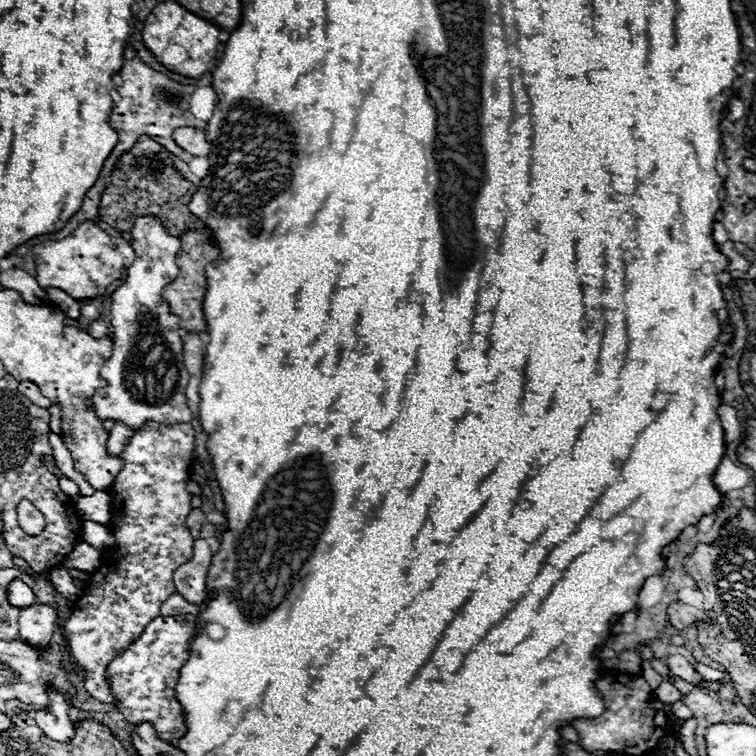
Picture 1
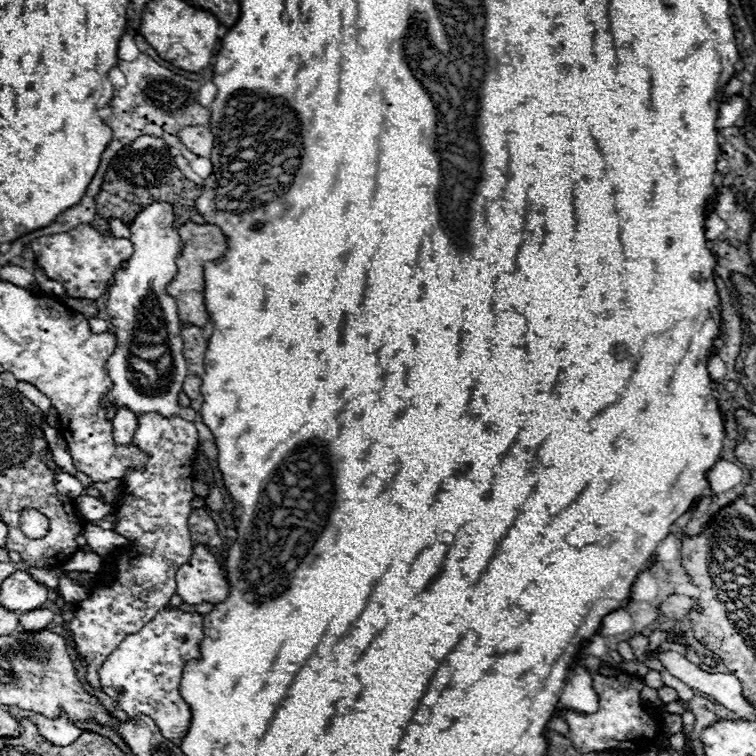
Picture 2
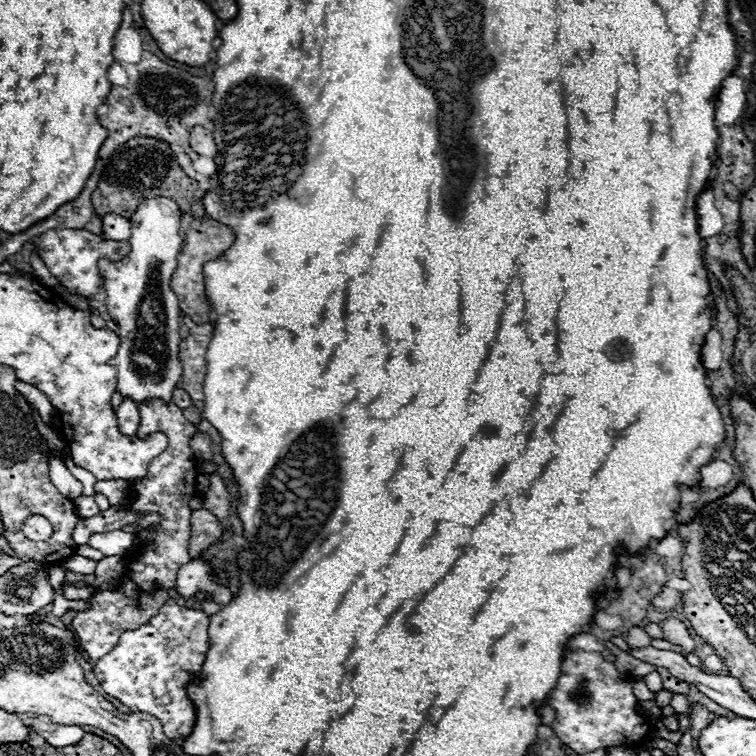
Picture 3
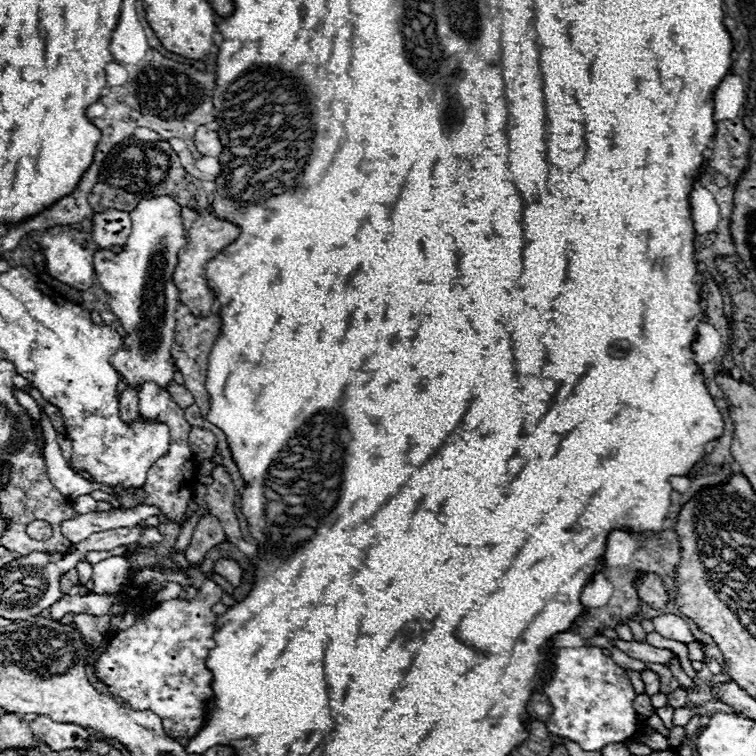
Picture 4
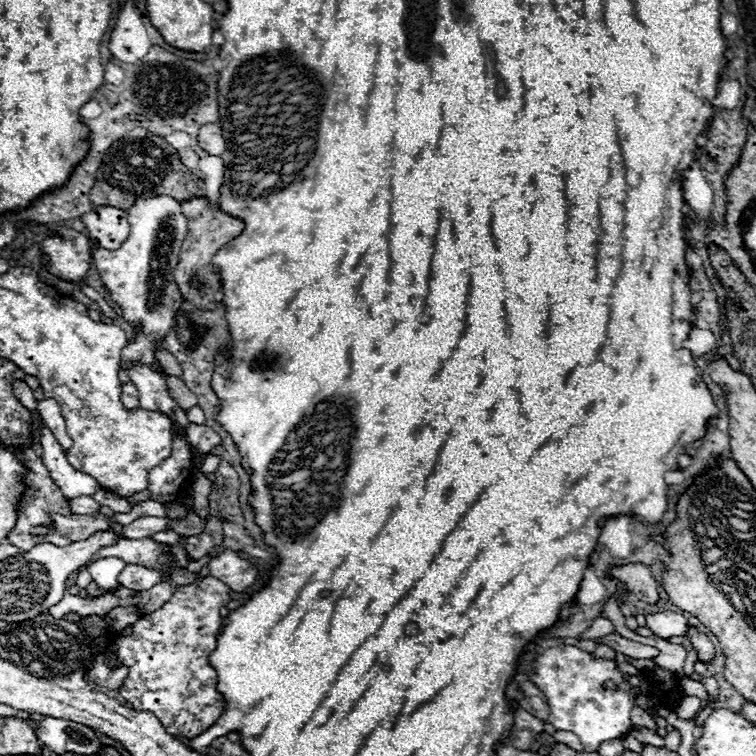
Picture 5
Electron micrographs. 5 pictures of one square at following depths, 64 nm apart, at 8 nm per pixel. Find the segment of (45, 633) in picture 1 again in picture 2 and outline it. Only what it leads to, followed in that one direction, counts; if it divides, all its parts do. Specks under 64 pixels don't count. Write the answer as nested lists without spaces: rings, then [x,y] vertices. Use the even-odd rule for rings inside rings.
[[[32,610],[32,612],[26,612],[26,614],[20,614],[20,622],[22,622],[22,628],[24,630],[40,630],[40,628],[46,628],[50,622],[52,622],[52,610]]]

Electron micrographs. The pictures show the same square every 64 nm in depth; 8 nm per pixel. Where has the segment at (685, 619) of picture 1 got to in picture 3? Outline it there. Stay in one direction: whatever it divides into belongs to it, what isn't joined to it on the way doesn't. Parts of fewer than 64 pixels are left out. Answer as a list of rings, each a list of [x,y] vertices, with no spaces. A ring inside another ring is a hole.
[[[664,586],[662,592],[652,598],[652,606],[654,606],[658,612],[668,612],[668,610],[672,610],[676,604],[680,604],[680,602],[682,602],[682,594],[676,592],[676,590],[672,590],[672,588],[668,588],[668,586]]]

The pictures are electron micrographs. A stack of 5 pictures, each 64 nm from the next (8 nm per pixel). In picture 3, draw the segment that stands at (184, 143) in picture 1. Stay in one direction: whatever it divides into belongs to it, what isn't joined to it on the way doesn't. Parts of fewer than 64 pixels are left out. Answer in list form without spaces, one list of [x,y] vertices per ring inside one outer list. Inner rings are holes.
[[[196,126],[192,128],[190,132],[190,146],[194,152],[198,152],[200,156],[208,156],[208,158],[214,158],[216,152],[218,152],[218,146],[216,146],[216,140],[214,140],[214,134],[202,126]]]

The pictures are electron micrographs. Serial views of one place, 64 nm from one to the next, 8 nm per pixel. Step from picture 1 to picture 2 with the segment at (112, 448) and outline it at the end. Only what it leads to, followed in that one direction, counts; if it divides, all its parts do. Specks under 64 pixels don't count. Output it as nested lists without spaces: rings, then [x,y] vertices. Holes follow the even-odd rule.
[[[126,406],[120,408],[112,420],[114,424],[114,436],[116,436],[116,442],[118,444],[124,444],[124,442],[132,442],[132,436],[138,428],[138,418],[132,410],[128,410]]]

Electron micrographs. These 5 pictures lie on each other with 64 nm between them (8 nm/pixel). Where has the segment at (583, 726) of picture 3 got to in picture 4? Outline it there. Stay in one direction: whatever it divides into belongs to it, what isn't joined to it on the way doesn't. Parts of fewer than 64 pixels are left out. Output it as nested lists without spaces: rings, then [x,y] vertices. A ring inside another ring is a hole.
[[[560,648],[552,664],[552,678],[542,686],[554,708],[546,722],[552,734],[566,736],[578,742],[582,750],[594,752],[612,742],[626,742],[638,732],[638,720],[632,706],[636,698],[634,686],[624,668],[616,666],[600,648]]]

